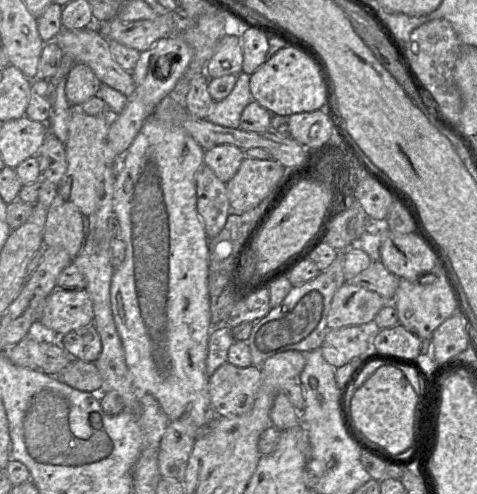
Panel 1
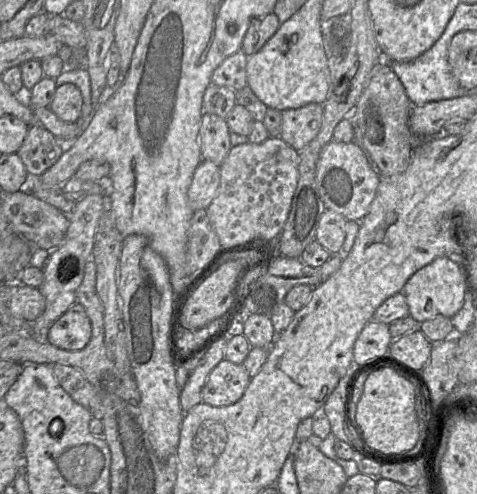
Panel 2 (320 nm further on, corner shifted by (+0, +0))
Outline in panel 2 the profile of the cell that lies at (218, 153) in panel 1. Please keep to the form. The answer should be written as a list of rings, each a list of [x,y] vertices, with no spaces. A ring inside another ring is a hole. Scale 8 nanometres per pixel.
[[[202,159],[195,169],[187,193],[189,205],[194,211],[207,209],[217,194],[220,186],[220,166]]]

